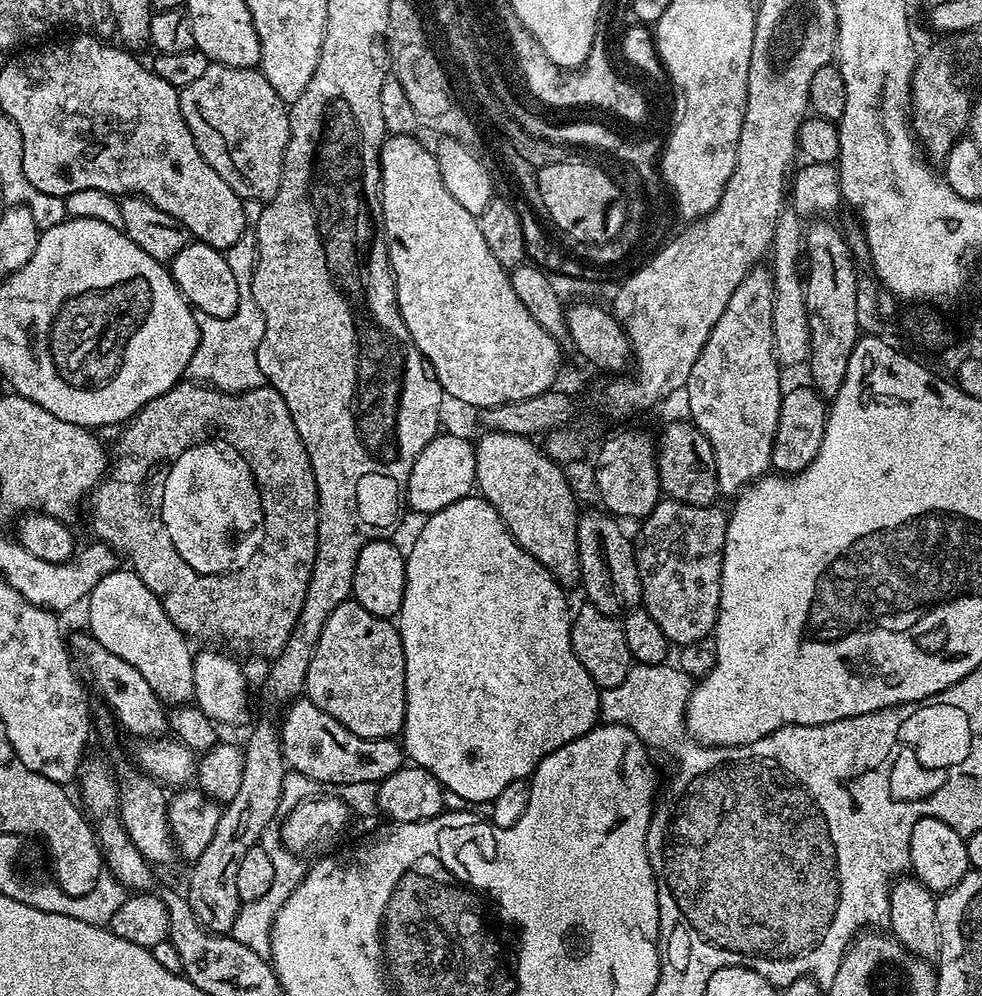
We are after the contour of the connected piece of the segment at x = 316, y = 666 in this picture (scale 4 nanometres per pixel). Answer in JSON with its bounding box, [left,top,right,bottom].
[306,598,406,740]

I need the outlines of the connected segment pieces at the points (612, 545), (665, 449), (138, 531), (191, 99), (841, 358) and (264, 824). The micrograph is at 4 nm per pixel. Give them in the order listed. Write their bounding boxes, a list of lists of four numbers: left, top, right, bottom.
[[578,511,642,618],[656,420,720,508],[86,382,318,658],[179,63,290,202],[803,218,862,398],[188,720,286,933]]

